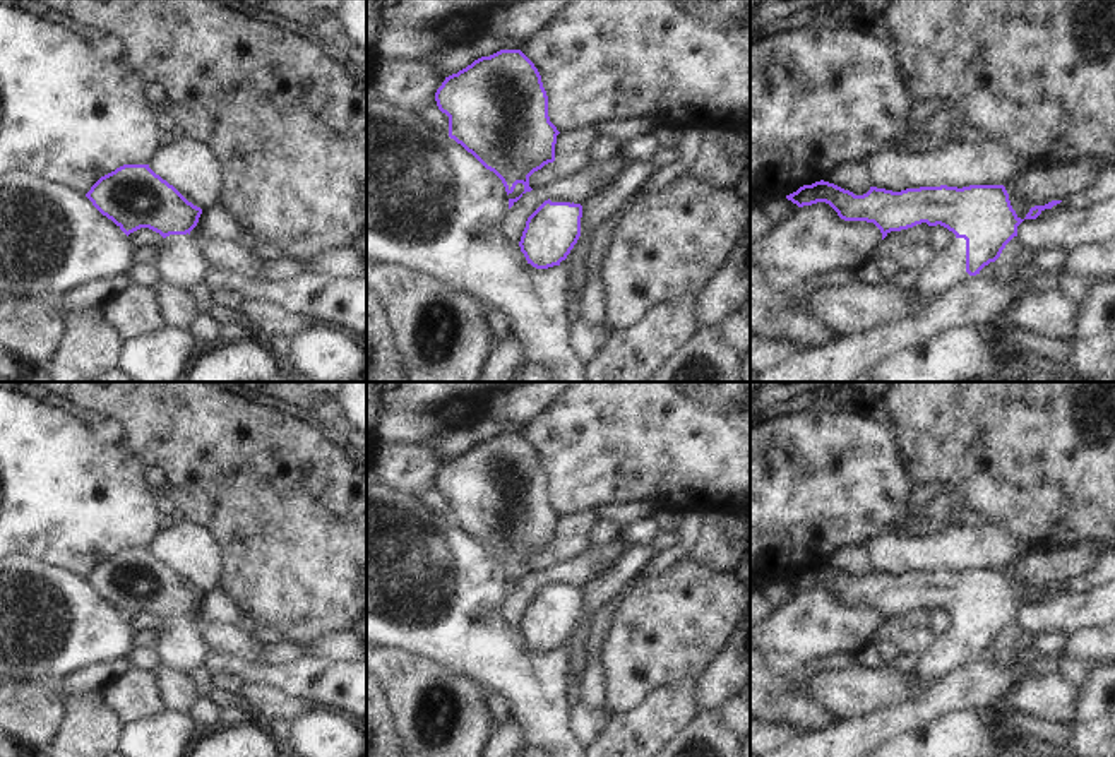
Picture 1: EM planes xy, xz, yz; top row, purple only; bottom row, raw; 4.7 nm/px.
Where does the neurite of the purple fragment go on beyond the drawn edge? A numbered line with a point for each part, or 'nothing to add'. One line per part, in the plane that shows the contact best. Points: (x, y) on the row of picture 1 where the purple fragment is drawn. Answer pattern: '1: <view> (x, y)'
1: yz (948, 269)

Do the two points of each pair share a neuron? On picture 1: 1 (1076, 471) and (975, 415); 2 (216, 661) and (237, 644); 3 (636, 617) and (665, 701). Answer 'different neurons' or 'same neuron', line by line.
1: same neuron
2: different neurons
3: different neurons

